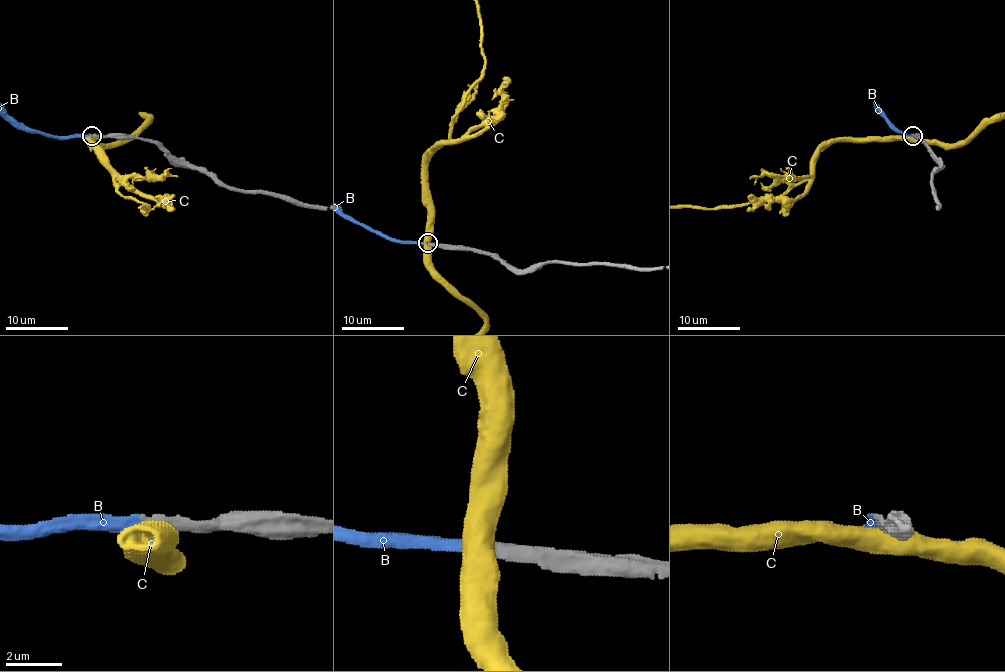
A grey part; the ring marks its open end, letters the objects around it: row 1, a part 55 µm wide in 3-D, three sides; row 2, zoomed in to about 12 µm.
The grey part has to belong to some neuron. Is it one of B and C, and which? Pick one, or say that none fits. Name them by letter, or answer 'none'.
B

